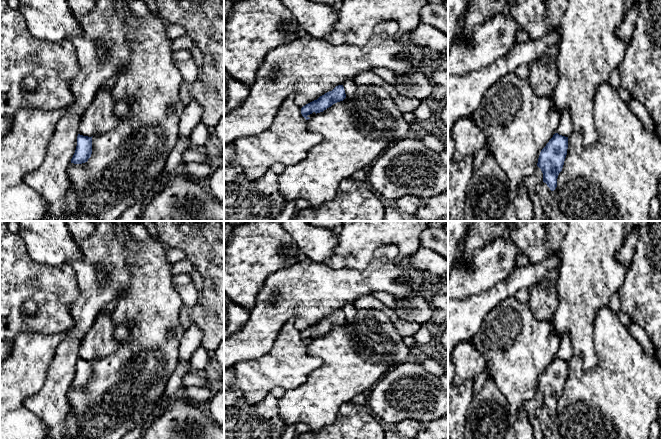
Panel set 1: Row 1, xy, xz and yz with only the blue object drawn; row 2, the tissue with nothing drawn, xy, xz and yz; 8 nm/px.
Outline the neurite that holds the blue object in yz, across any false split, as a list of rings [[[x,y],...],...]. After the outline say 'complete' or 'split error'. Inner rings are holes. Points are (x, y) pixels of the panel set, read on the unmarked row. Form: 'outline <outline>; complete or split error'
outline [[[567,332],[560,334],[560,347],[556,357],[541,374],[537,390],[543,397],[543,406],[551,415],[557,411],[557,402],[562,395],[568,373],[568,360],[573,356],[571,341]]]; split error

